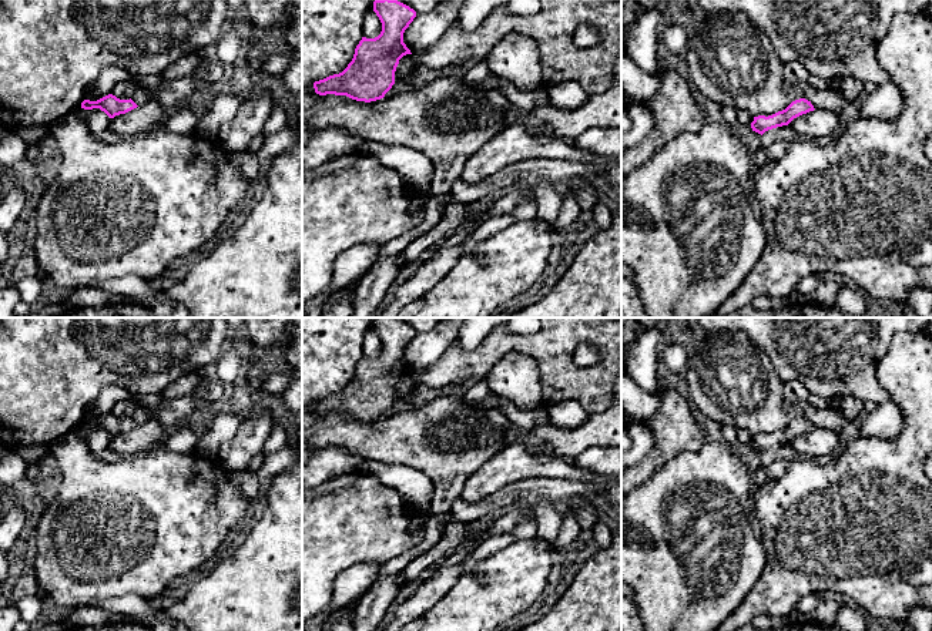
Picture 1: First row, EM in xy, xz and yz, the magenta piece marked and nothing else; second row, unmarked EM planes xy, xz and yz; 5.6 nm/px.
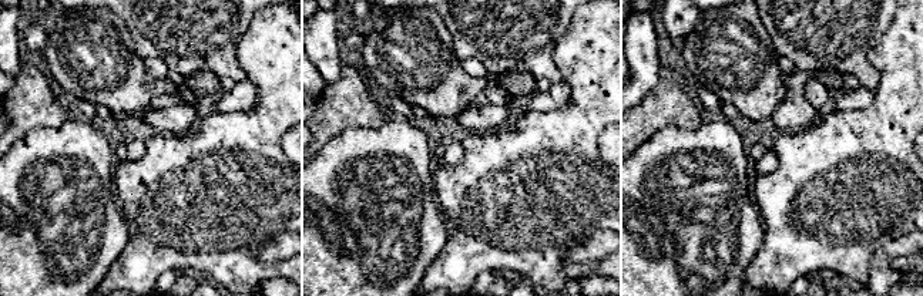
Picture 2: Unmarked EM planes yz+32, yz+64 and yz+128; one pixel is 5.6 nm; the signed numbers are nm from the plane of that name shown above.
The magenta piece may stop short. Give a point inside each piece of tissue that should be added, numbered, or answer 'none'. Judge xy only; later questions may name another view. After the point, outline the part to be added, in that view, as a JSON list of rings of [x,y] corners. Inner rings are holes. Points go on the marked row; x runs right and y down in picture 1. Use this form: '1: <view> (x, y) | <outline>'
1: xy (140, 96) | [[[140,80],[134,81],[134,85],[135,85],[135,91],[134,91],[131,100],[137,105],[141,105],[150,98],[150,95],[148,95],[148,93],[145,90],[145,85]]]

